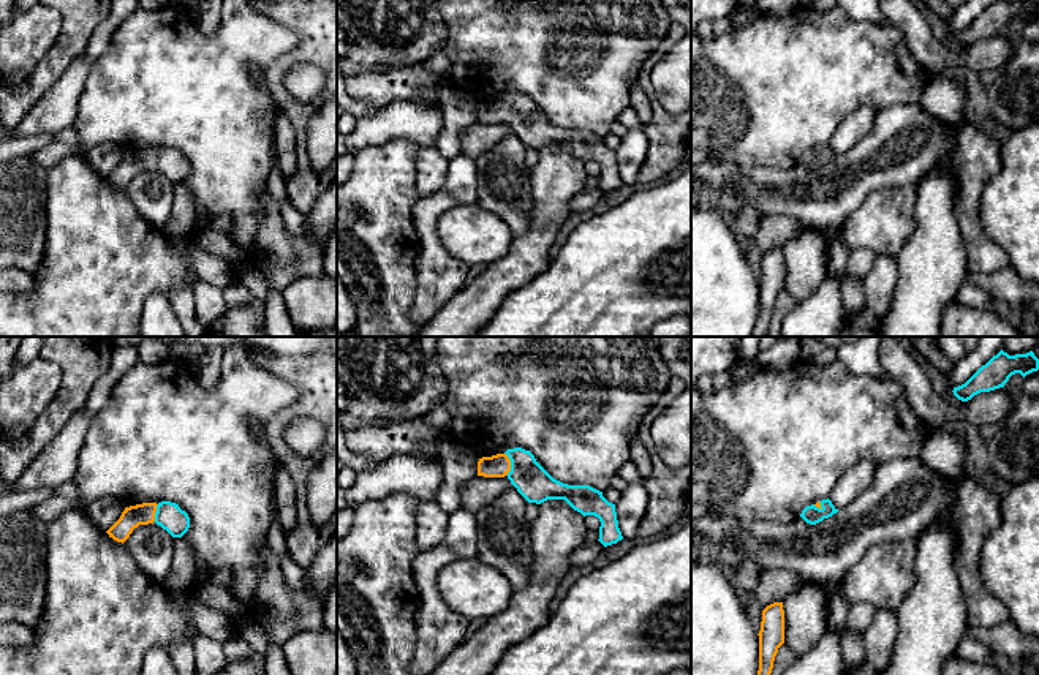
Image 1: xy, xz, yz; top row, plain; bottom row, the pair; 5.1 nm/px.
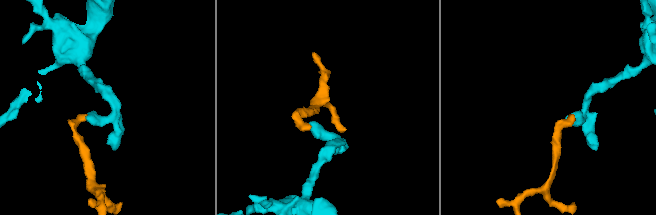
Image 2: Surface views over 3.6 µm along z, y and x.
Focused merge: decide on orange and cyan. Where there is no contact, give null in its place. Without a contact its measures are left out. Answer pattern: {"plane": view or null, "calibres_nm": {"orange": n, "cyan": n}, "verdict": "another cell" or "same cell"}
{"plane": "xz", "calibres_nm": {"orange": 120, "cyan": 180}, "verdict": "same cell"}

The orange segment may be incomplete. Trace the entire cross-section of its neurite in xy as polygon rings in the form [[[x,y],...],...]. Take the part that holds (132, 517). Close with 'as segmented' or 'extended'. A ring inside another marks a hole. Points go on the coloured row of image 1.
[[[171,501],[142,503],[125,507],[120,519],[106,531],[117,542],[125,542],[139,525],[157,523],[172,537],[182,537],[190,528],[190,517]]]; extended

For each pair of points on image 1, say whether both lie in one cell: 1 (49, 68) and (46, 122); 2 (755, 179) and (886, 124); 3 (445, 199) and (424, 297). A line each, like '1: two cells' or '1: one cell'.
1: two cells
2: one cell
3: one cell

